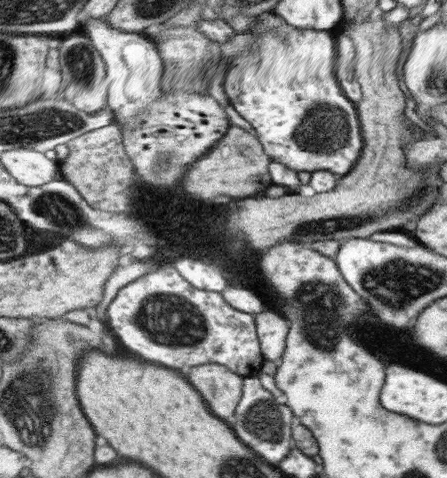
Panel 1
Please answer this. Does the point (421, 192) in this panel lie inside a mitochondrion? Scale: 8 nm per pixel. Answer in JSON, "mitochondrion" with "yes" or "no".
{"mitochondrion":"yes"}

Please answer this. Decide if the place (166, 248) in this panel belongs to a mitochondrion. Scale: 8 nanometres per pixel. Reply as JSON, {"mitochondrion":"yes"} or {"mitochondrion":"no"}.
{"mitochondrion":"no"}

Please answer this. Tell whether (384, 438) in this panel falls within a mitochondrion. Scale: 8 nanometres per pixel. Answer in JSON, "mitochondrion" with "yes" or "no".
{"mitochondrion":"no"}

